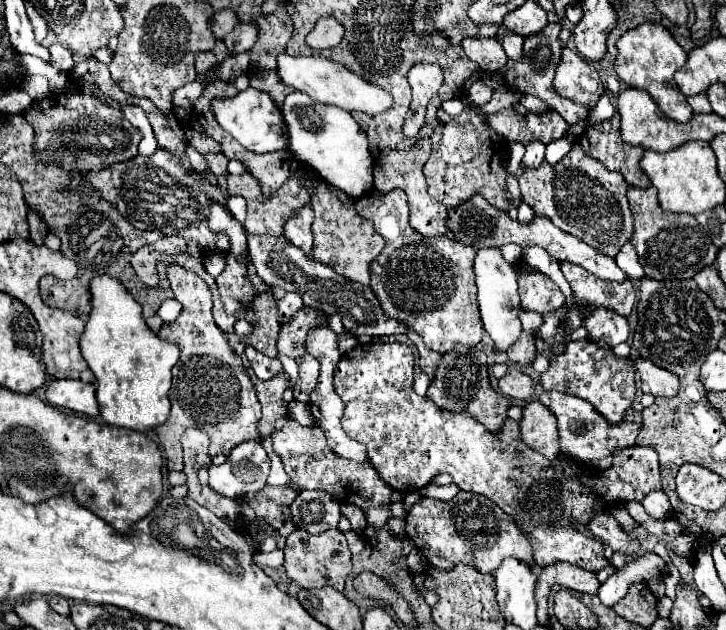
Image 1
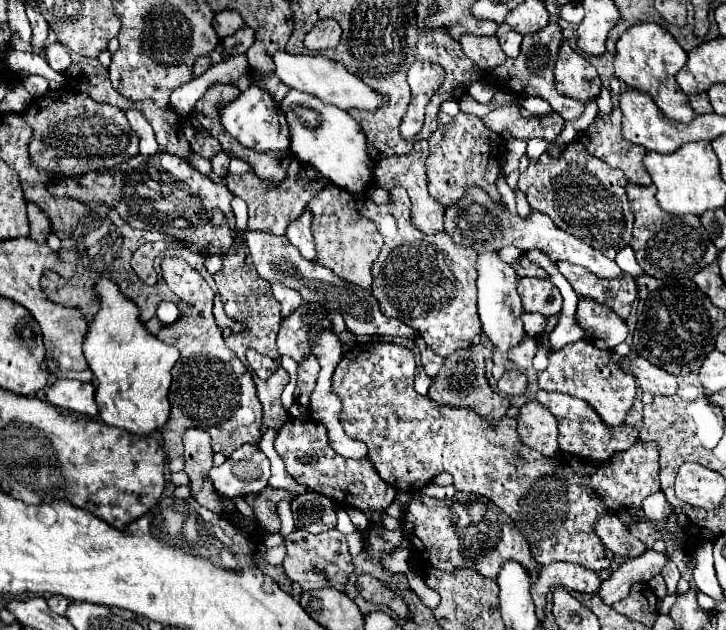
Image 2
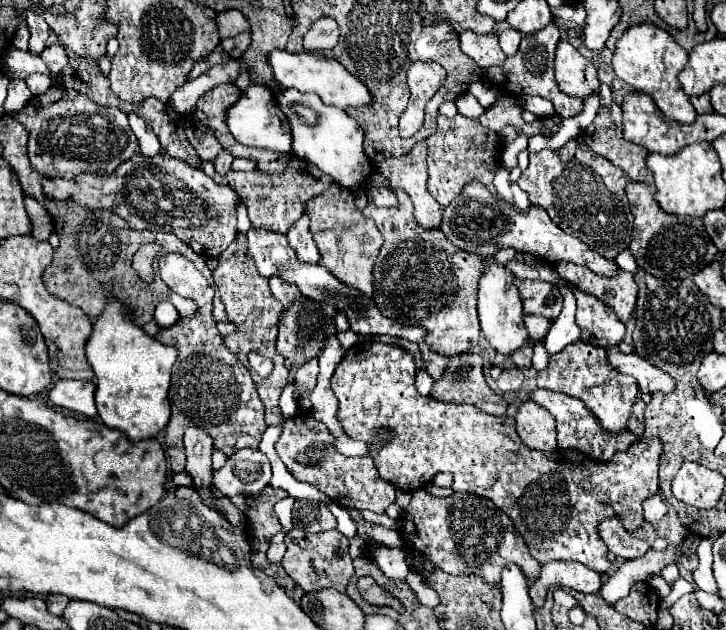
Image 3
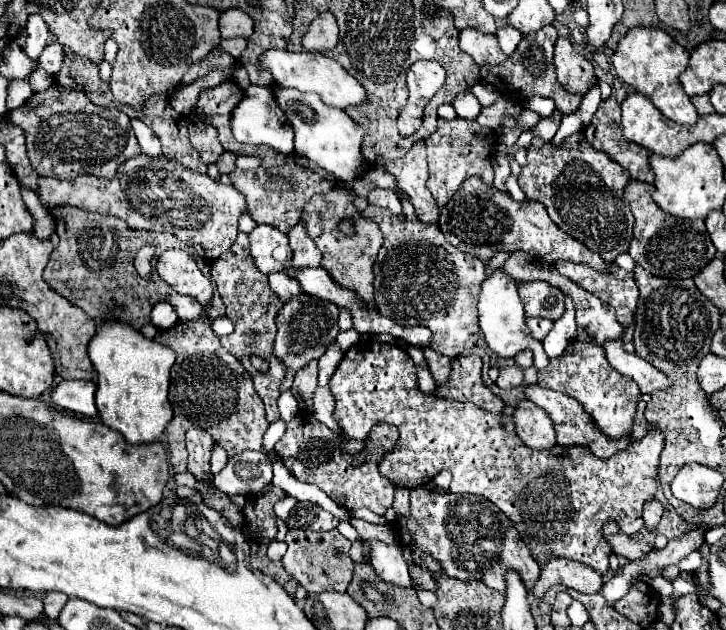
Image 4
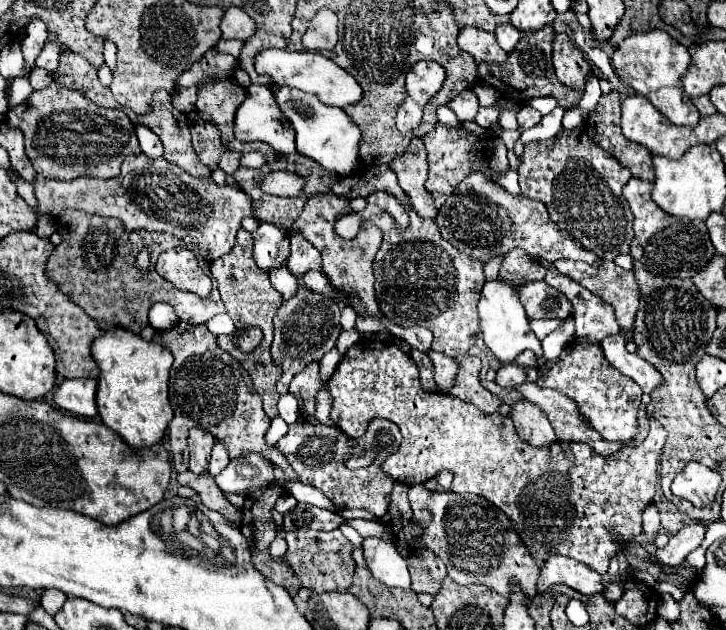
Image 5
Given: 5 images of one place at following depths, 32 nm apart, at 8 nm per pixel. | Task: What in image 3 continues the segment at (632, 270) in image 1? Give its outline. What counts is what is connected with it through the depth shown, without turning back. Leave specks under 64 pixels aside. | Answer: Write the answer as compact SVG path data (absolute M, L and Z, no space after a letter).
M626 248L624 252L620 252L620 254L616 256L616 264L618 264L620 270L628 270L628 272L634 272L634 274L638 272L638 264L636 264L630 248Z

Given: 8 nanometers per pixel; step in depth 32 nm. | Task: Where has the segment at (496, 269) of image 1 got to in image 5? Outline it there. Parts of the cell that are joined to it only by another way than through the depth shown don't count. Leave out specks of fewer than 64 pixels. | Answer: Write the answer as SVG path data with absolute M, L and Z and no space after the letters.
M500 278L484 282L482 292L480 292L478 312L480 312L480 330L484 334L484 344L490 348L490 352L500 362L512 362L522 350L532 350L534 354L542 354L540 340L530 330L524 306L520 304L518 292L512 284L504 282Z

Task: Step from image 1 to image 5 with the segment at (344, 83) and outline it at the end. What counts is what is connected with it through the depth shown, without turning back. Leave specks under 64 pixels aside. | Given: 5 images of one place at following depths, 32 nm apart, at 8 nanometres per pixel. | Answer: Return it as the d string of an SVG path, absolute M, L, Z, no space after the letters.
M276 48L262 50L256 56L256 72L272 76L274 84L278 86L290 86L304 92L314 92L328 106L344 108L348 104L360 102L364 96L360 84L348 72L344 72L344 68L340 68L336 62L332 62L330 58L318 52L288 52L288 50L276 50Z

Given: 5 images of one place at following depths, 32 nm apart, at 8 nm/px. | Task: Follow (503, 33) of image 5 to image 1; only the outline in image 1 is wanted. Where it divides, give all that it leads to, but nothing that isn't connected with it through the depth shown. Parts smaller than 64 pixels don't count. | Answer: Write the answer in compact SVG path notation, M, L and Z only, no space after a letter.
M508 32L504 36L504 40L502 40L502 48L508 54L508 58L512 58L512 60L520 60L522 58L522 44L524 44L524 38L516 36L512 32Z

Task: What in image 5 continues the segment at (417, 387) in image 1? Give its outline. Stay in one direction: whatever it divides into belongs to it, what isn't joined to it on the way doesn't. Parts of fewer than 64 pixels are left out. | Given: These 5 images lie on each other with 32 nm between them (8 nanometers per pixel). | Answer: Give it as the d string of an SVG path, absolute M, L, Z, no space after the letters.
M416 349L411 350L412 358L417 362L417 359L422 359L419 367L420 382L425 391L436 392L437 387L434 380L434 372L432 362L424 353L419 352Z

